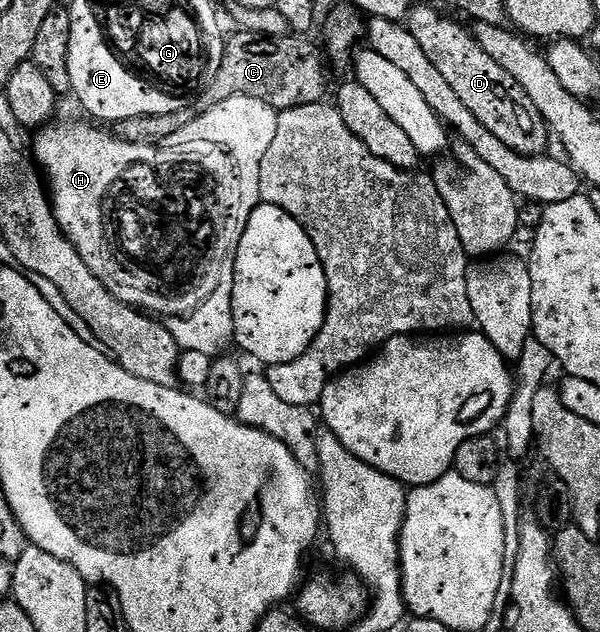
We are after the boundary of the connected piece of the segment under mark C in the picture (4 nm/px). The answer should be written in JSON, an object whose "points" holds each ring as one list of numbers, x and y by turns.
{"points":[[234,32,226,38,220,68,212,74,214,79,211,82,209,79,197,97,190,100,195,102,187,101,176,112,164,112,160,116,132,116,121,122,120,136,132,144,158,145,161,141,169,141,175,132,180,132,180,128,192,124,192,120,200,120,200,116,216,108,216,104,232,100,232,96,252,96,256,100,264,100,264,104,279,112,323,101,327,97,327,63,323,51,319,47,317,50,310,40,306,36,269,38,263,34]]}

